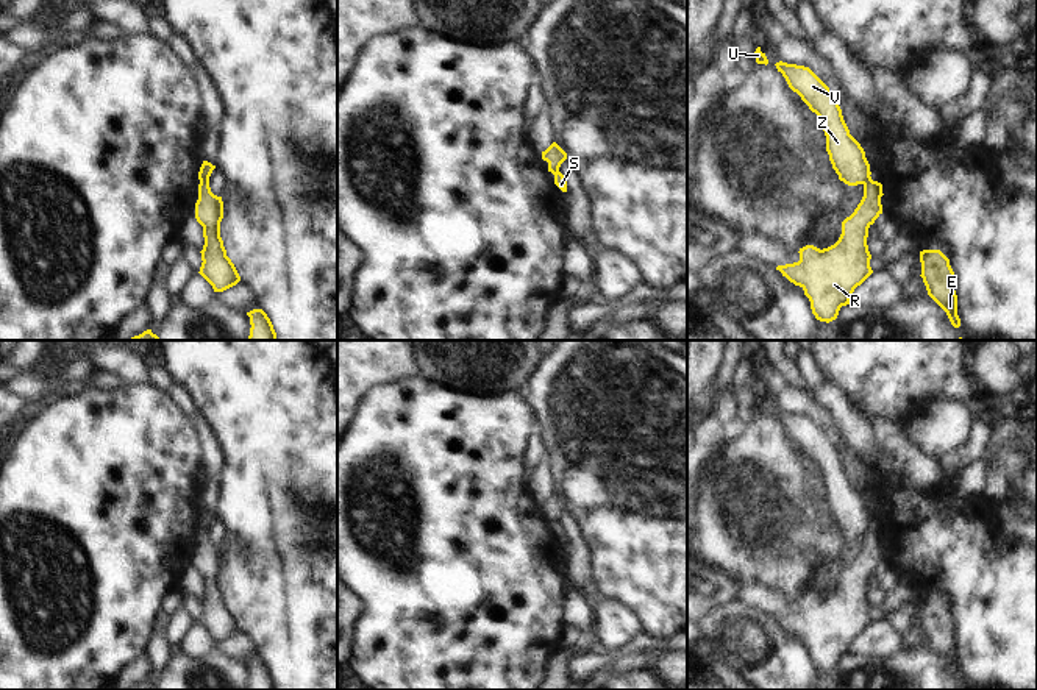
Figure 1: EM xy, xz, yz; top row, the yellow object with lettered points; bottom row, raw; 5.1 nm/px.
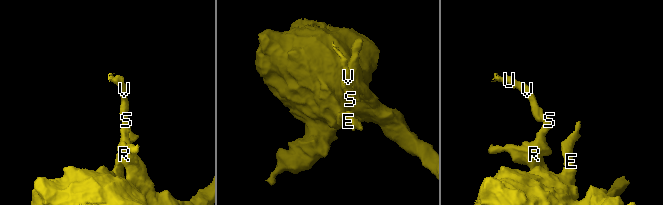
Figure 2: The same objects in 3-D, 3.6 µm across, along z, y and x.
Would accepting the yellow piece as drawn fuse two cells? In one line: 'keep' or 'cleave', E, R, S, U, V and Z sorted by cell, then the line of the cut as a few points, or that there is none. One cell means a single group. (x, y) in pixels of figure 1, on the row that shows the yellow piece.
cleave; E R S / U V Z; cut in xy along (208, 177), (200, 181)

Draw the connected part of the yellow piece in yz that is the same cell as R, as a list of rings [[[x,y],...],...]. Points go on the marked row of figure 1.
[[[868,176],[864,197],[842,222],[842,234],[834,245],[823,250],[806,245],[798,251],[798,262],[776,267],[804,290],[817,320],[836,320],[840,308],[850,304],[854,289],[873,273],[867,237],[868,228],[882,214],[882,195],[882,184]]]

